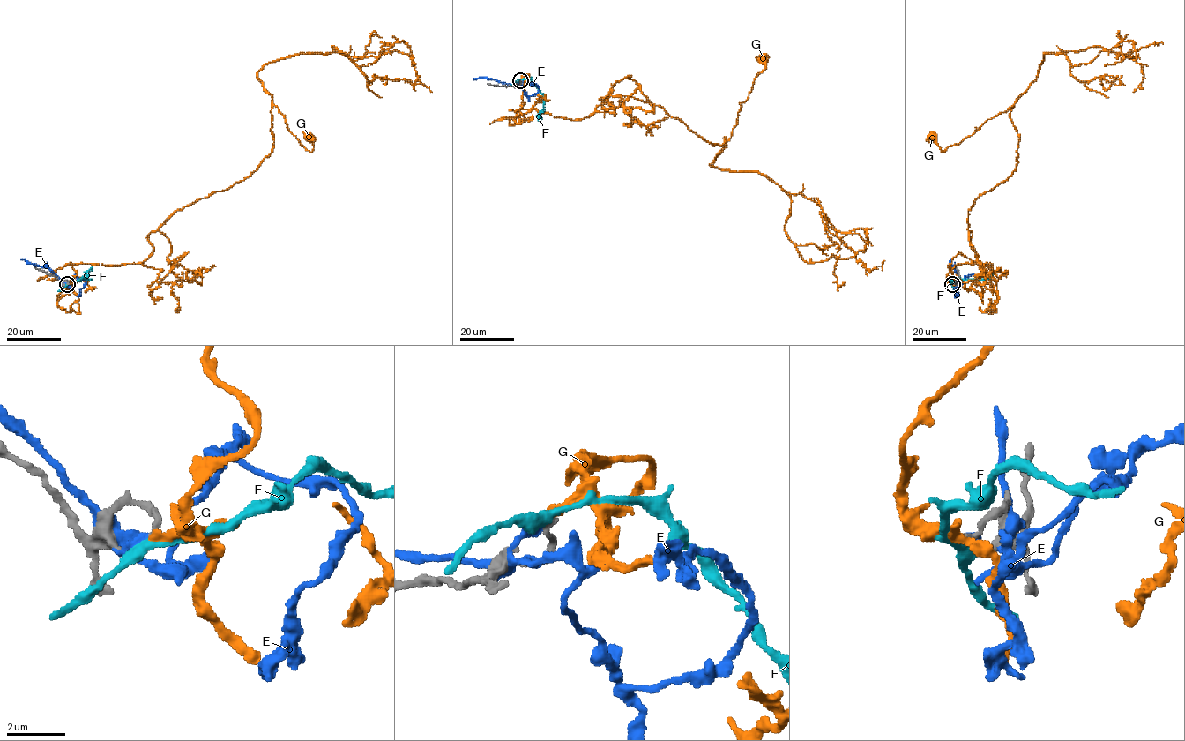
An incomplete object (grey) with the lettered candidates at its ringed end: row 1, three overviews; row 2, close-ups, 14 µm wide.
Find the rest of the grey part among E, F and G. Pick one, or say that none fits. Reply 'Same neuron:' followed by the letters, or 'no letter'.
Same neuron: G

